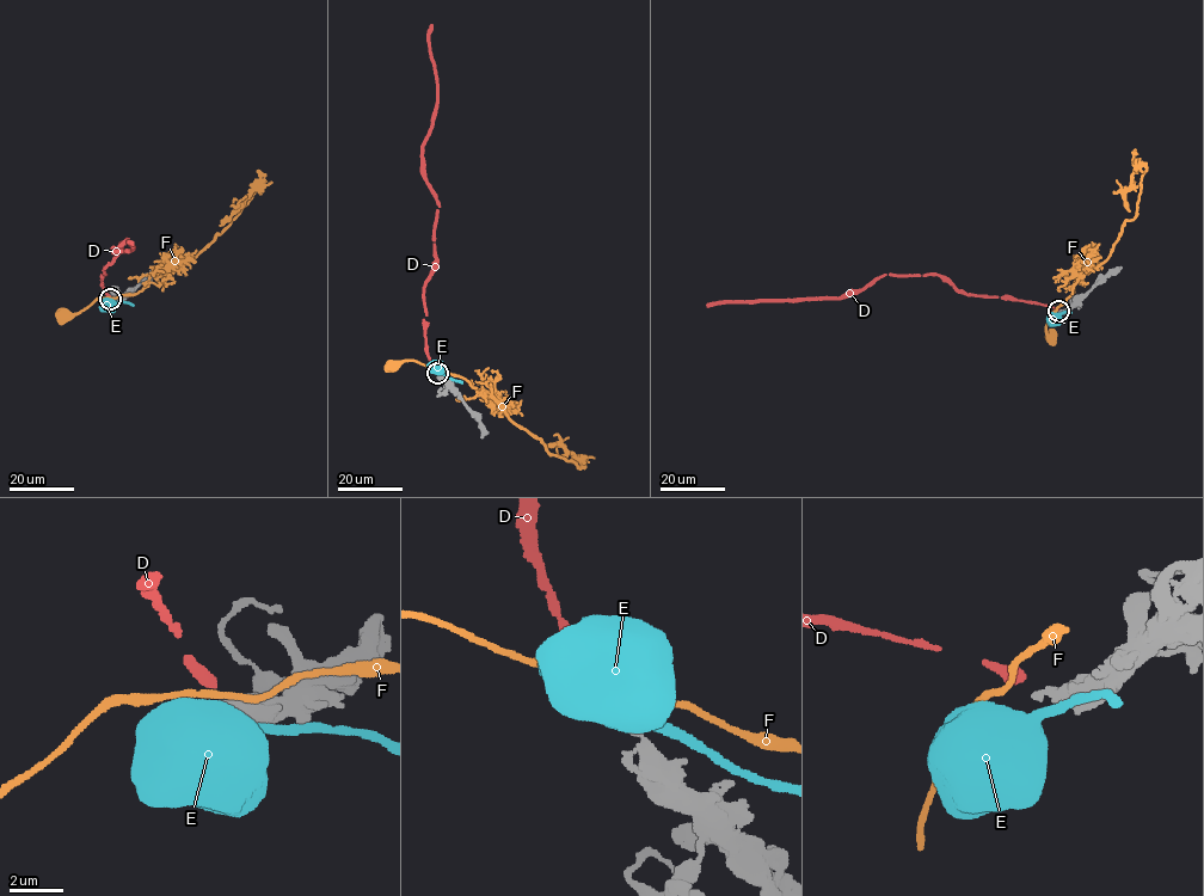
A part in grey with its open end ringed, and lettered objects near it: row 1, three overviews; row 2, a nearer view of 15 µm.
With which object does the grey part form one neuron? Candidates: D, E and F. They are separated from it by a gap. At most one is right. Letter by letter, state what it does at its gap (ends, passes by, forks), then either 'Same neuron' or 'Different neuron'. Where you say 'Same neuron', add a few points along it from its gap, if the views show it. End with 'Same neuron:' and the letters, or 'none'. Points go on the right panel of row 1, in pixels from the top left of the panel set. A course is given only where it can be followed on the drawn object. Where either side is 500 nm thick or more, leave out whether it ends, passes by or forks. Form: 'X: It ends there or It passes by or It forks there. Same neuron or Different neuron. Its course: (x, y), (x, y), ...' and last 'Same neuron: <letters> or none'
D: It ends there. Same neuron. Its course: (1057, 310), (966, 295), (940, 276), (925, 274), (884, 275), (839, 298), (707, 306)
E: Different neuron
F: It passes by. Different neuron
Same neuron: D

